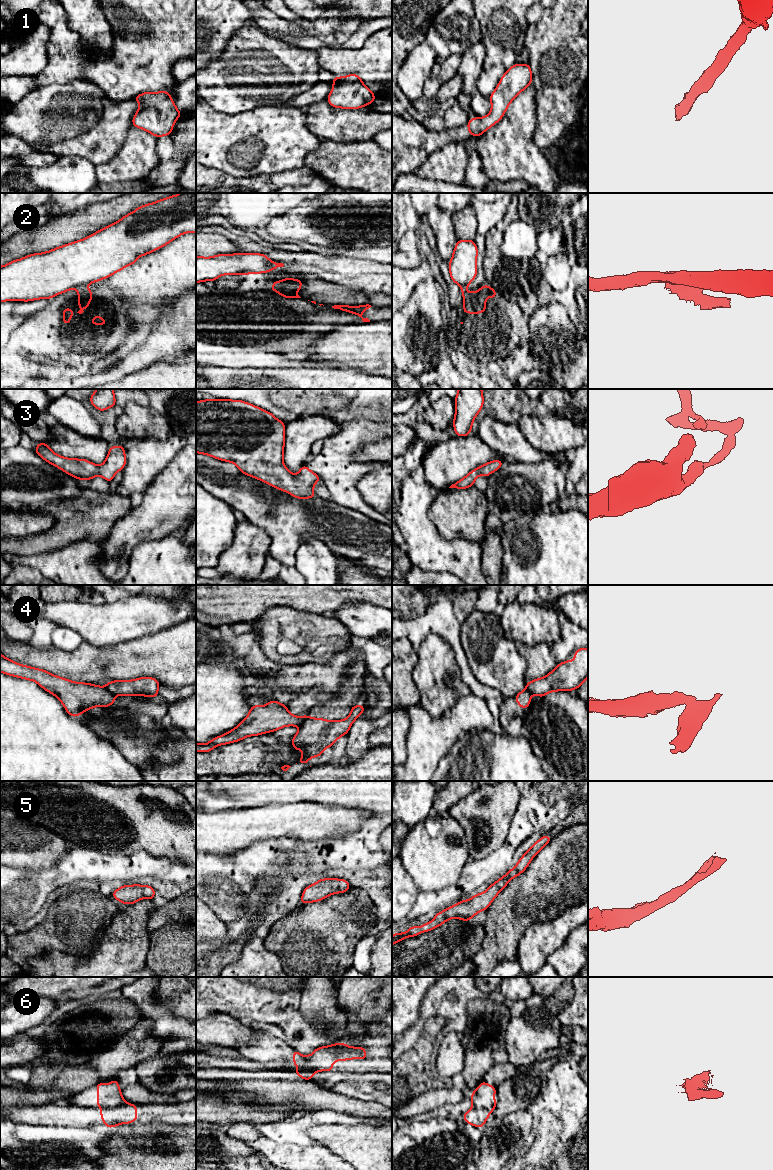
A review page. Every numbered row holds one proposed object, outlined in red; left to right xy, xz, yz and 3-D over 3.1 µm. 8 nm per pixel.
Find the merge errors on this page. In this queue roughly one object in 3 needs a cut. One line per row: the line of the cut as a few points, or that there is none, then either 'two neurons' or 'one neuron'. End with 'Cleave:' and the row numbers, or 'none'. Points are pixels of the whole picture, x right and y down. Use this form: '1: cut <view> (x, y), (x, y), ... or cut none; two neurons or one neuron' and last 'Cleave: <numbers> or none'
1: cut none; one neuron
2: cut xy (86, 285), (76, 288); two neurons
3: cut none; one neuron
4: cut xy (105, 686), (115, 695); two neurons
5: cut none; one neuron
6: cut xz (303, 1056), (305, 1061), (304, 1067), (313, 1069), (316, 1072); two neurons
Cleave: 2, 4, 6

